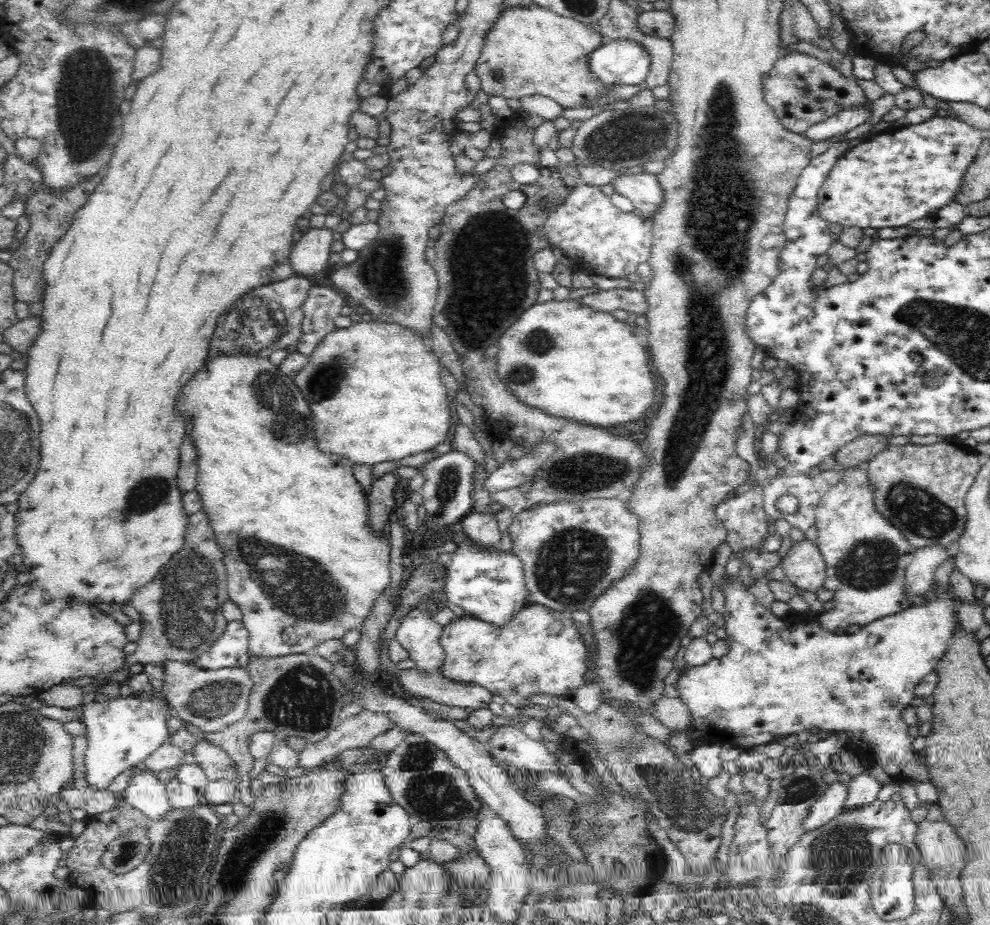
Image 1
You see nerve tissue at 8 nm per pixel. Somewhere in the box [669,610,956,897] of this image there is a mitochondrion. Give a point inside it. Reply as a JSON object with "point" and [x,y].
{"point":[840,859]}

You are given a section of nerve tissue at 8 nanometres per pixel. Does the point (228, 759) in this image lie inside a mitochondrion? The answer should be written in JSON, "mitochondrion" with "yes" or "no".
{"mitochondrion":"no"}

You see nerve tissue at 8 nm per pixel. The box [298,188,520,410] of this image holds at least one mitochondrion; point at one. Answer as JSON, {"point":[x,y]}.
{"point":[381,273]}

